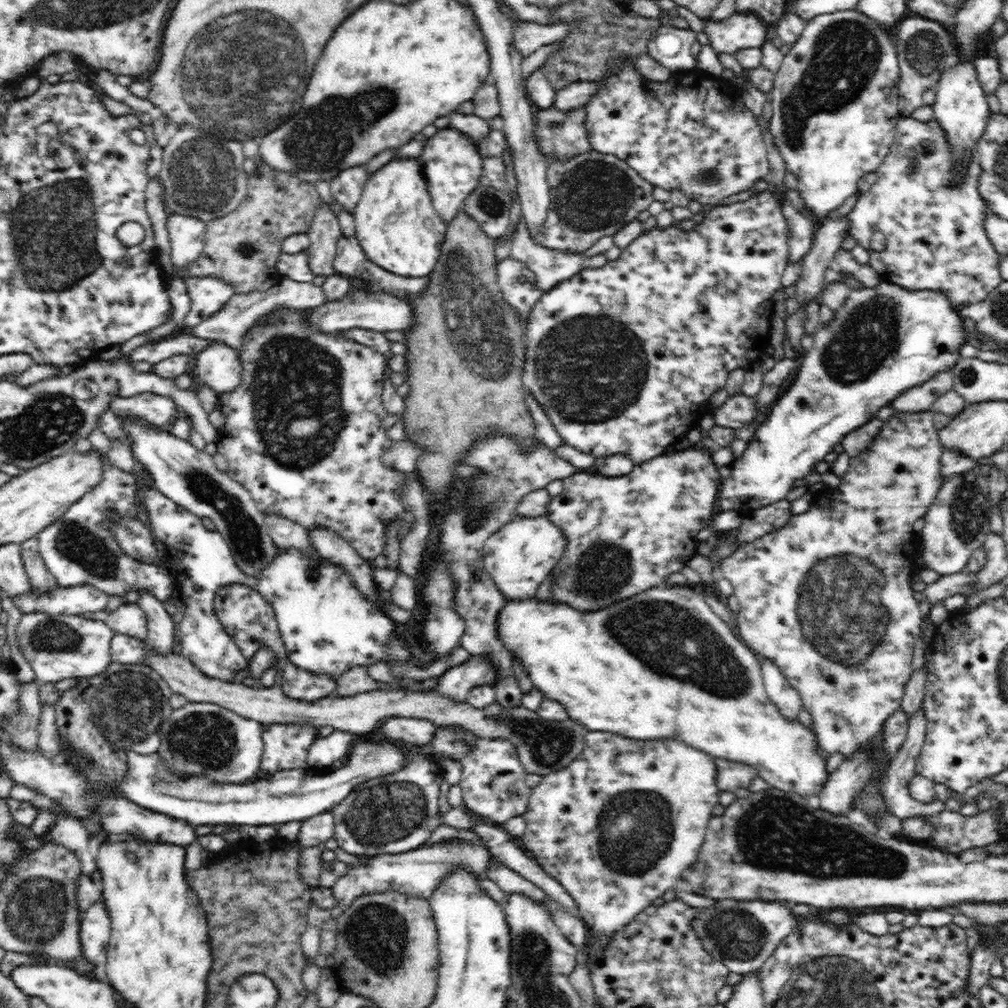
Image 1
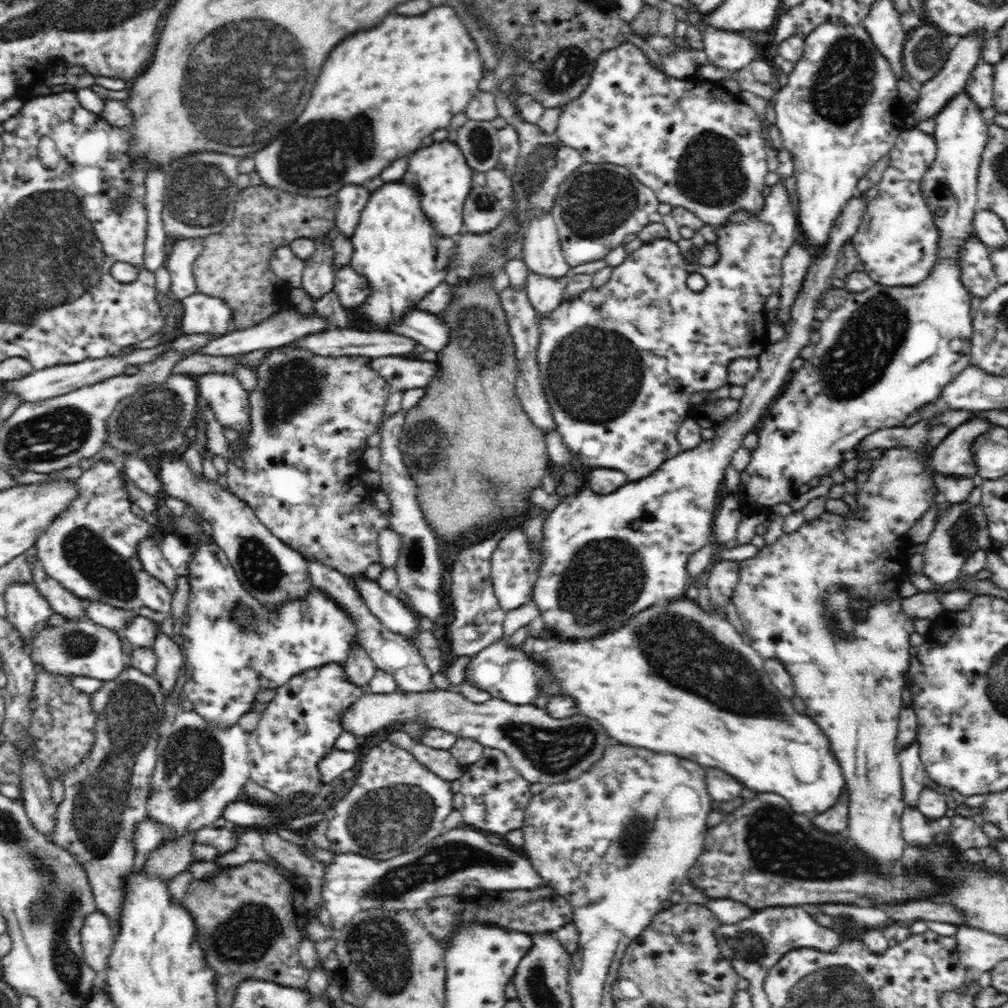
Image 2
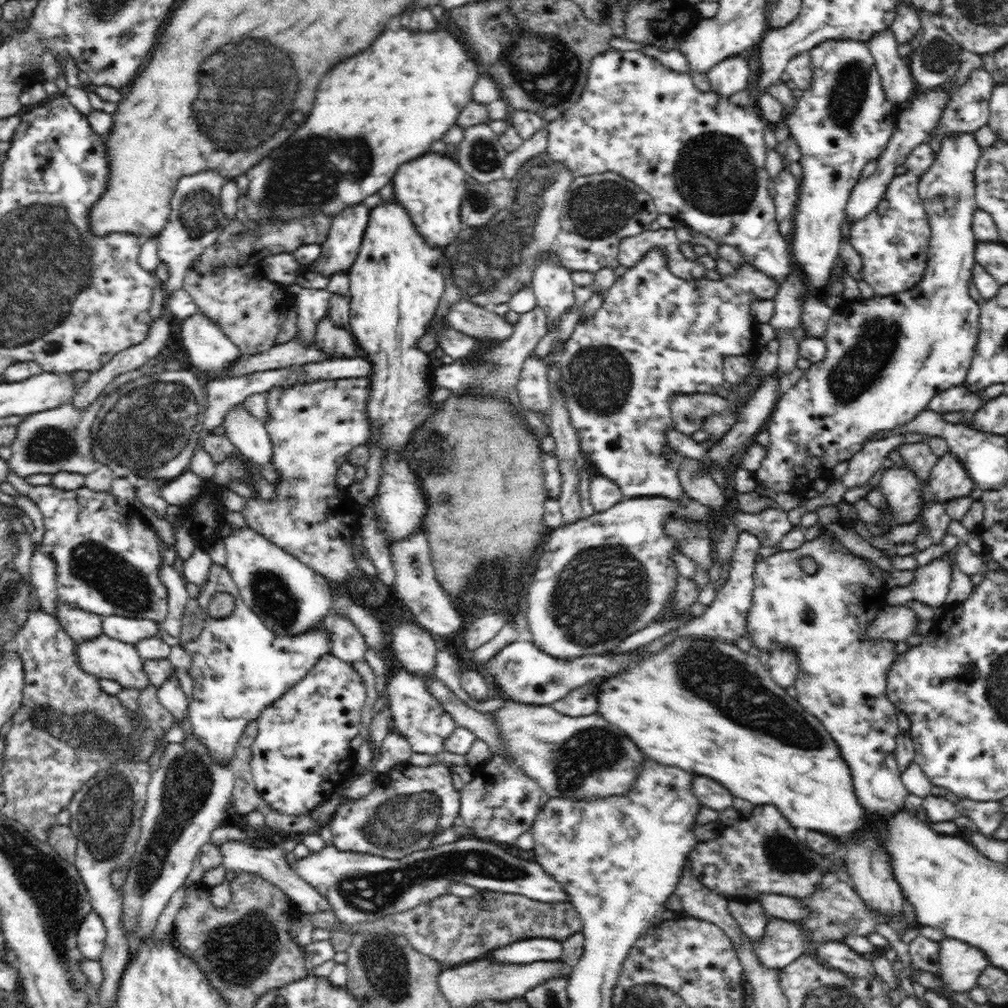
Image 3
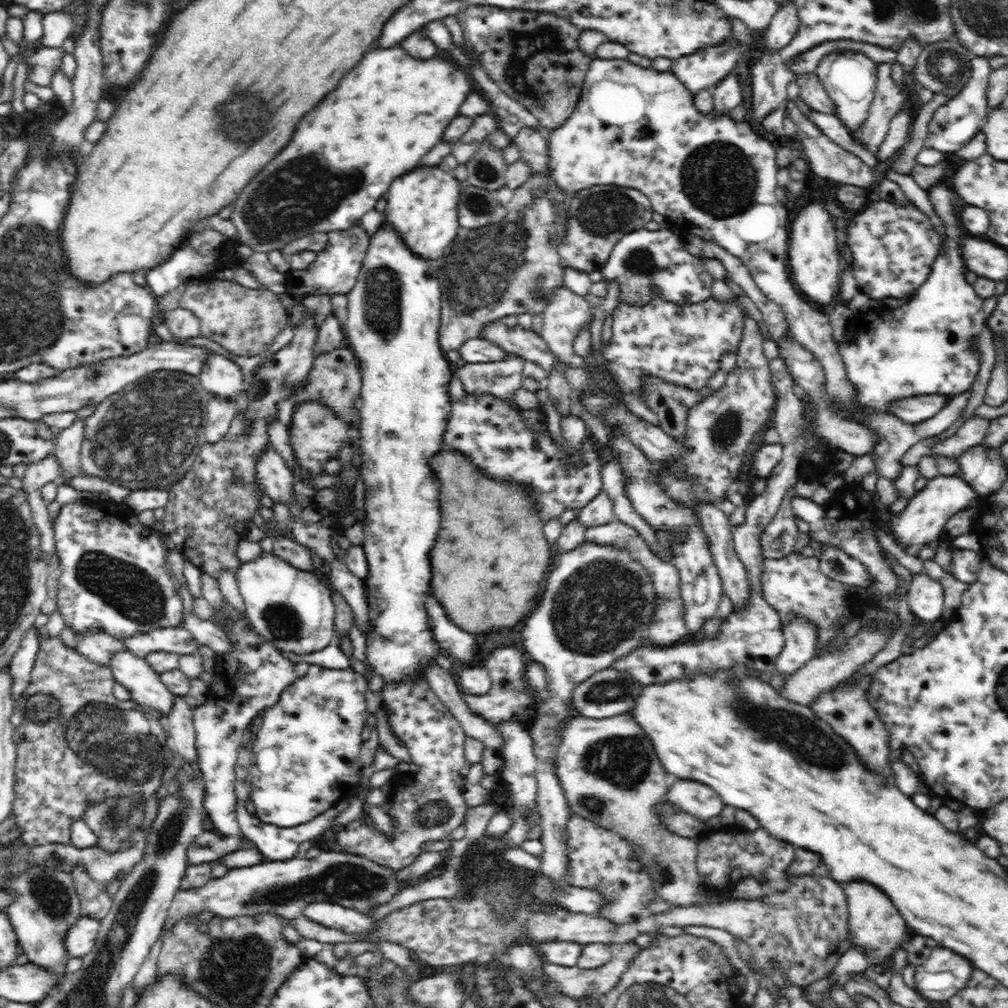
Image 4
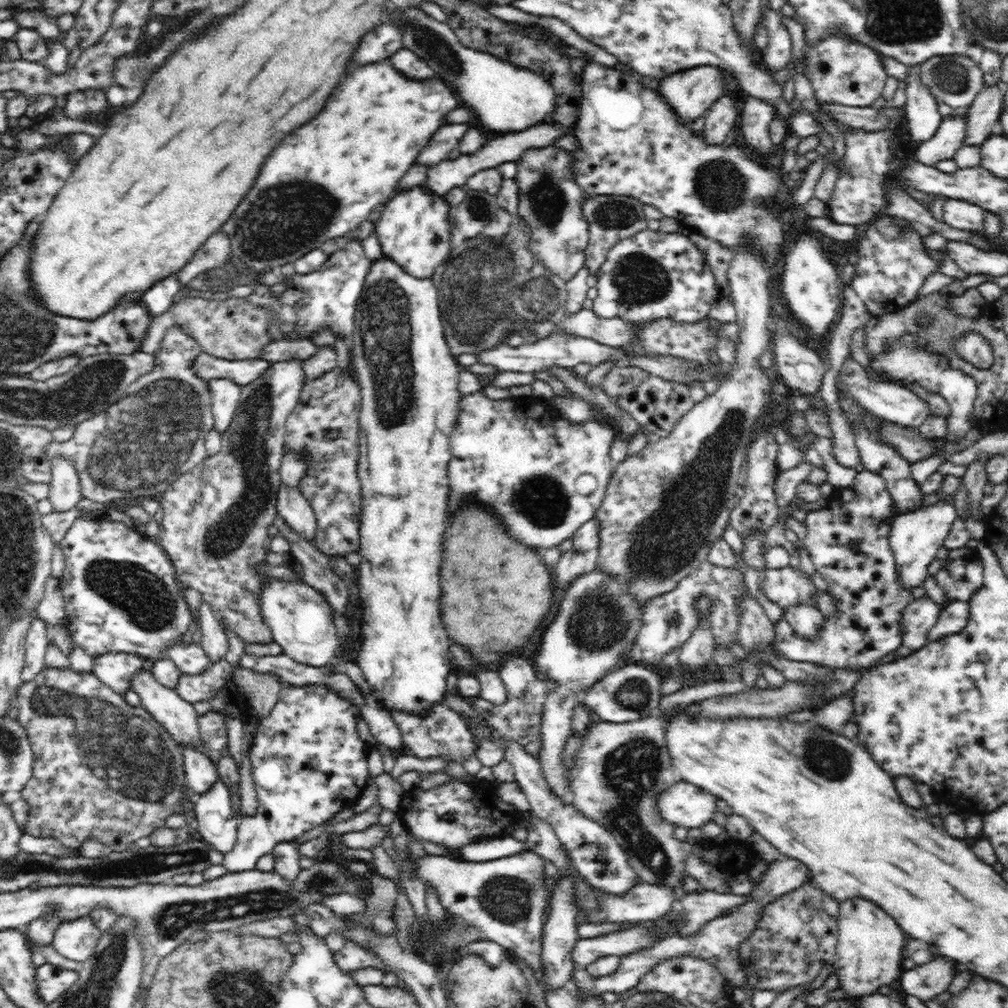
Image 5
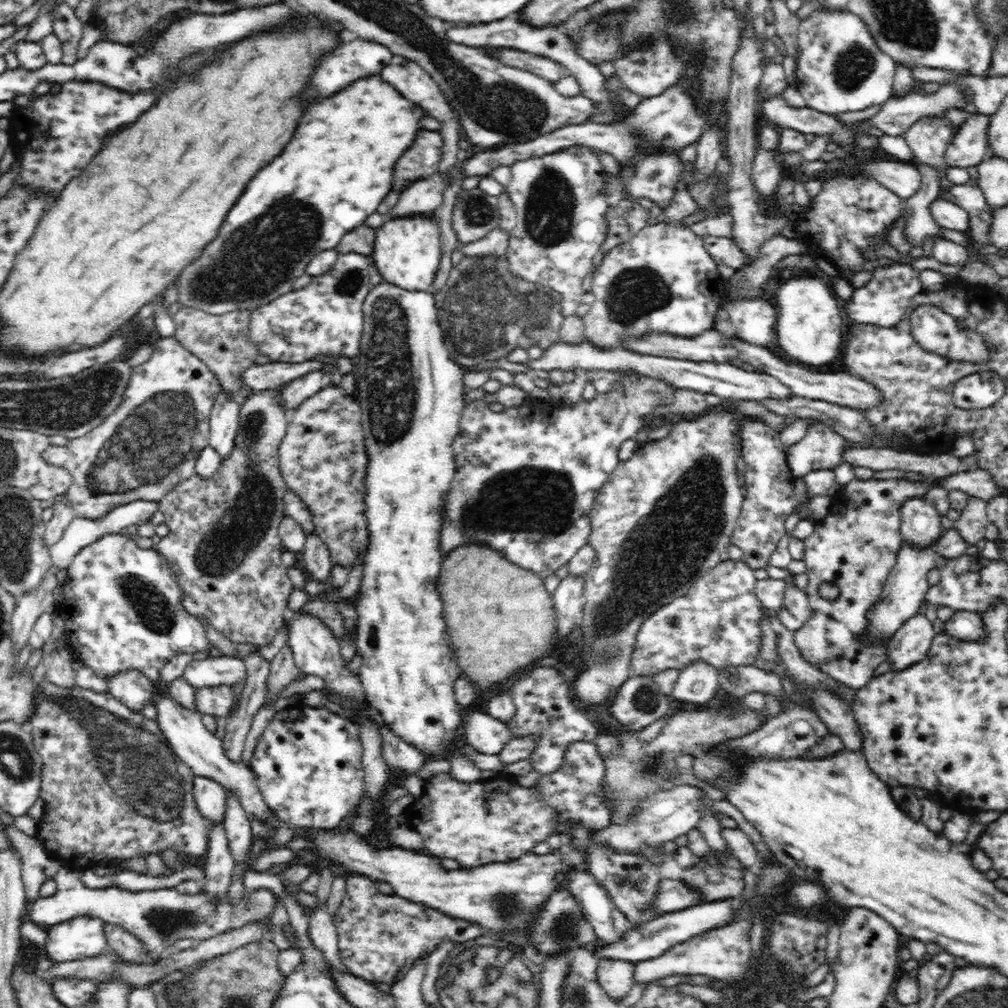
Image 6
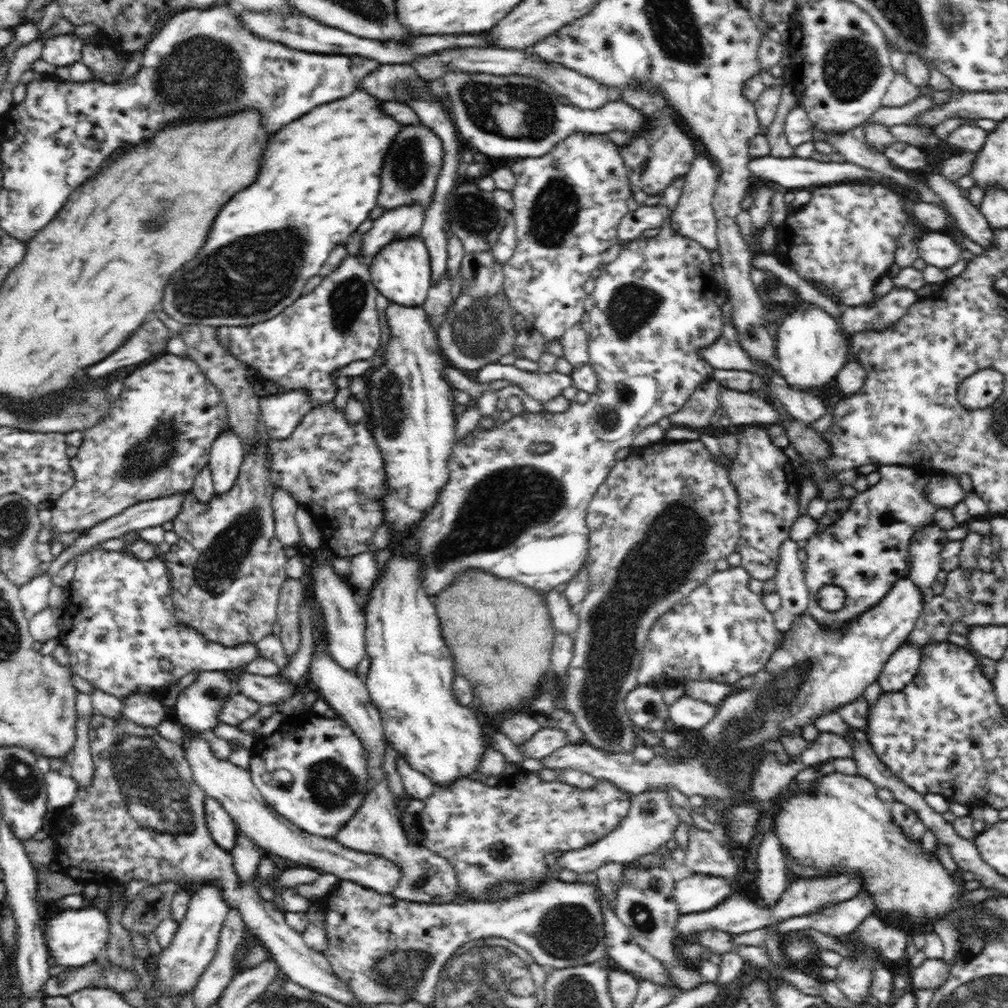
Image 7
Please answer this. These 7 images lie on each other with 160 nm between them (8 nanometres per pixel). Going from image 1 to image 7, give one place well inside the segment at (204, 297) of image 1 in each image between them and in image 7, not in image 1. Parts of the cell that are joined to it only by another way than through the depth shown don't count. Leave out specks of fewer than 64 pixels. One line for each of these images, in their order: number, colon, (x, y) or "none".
2: (202, 313)
3: (209, 349)
4: (221, 377)
5: (225, 394)
6: (224, 415)
7: (227, 453)

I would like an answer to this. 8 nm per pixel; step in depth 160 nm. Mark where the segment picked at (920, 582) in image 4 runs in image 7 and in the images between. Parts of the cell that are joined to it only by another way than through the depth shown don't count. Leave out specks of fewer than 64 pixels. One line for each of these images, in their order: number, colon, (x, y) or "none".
5: (918, 617)
6: (911, 644)
7: (902, 667)

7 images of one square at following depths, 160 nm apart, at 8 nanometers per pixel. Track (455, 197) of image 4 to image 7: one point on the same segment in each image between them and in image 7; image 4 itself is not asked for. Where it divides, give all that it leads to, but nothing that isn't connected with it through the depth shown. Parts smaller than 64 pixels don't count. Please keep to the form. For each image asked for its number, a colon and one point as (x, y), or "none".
5: (414, 232)
6: (407, 252)
7: (401, 271)

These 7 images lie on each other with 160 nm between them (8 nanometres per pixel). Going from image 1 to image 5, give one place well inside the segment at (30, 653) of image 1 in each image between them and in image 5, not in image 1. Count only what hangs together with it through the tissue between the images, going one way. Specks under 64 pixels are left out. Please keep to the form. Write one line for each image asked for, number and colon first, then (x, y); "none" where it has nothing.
2: (83, 648)
3: (103, 657)
4: (134, 673)
5: (179, 718)

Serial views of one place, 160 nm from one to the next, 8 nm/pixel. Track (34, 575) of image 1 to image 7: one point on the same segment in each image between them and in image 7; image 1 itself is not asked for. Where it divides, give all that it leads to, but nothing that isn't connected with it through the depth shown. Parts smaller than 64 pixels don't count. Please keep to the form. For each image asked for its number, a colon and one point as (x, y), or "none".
2: (62, 601)
3: (82, 626)
4: (99, 647)
5: (117, 670)
6: (135, 691)
7: (147, 711)

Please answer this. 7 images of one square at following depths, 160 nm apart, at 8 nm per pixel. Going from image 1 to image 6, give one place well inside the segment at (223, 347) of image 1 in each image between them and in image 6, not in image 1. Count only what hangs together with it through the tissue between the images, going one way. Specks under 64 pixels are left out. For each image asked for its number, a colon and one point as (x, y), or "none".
2: (229, 401)
3: (246, 433)
4: (276, 478)
5: (293, 507)
6: (315, 559)

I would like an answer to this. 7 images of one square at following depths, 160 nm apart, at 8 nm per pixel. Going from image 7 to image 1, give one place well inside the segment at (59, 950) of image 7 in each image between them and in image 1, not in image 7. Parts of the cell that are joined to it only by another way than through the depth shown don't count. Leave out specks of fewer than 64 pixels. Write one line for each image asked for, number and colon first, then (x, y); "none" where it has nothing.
1: (95, 926)
2: (97, 934)
3: (91, 937)
4: (81, 938)
5: (76, 939)
6: (82, 937)

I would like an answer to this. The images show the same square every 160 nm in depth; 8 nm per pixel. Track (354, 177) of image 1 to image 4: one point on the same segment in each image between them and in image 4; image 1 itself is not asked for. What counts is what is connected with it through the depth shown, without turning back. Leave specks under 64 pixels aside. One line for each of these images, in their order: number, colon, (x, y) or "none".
2: (351, 199)
3: (338, 252)
4: (335, 270)

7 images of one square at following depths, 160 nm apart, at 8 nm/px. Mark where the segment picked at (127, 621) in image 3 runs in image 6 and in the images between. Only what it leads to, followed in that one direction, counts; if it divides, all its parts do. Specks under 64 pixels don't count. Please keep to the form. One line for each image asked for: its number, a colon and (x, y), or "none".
4: (179, 640)
5: (192, 659)
6: (216, 670)

